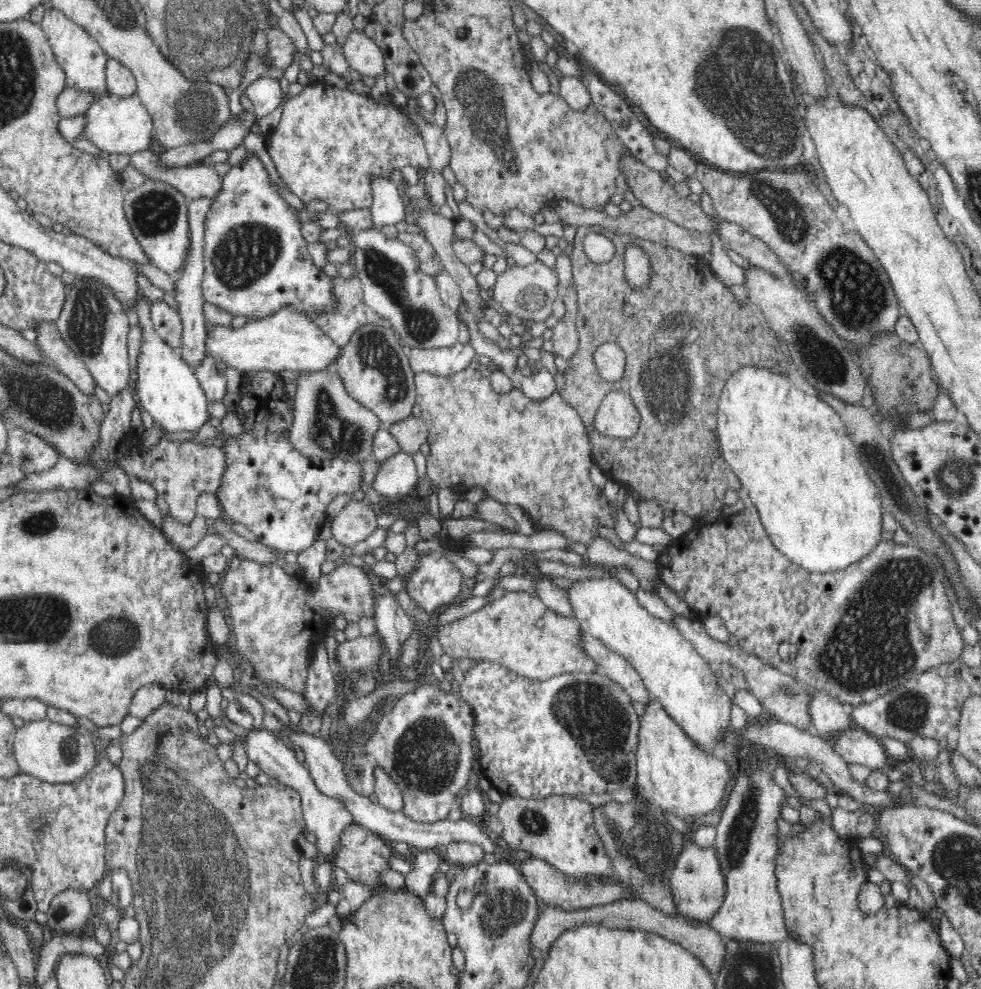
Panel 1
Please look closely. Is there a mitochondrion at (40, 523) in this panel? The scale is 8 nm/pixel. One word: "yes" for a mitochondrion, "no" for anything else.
yes

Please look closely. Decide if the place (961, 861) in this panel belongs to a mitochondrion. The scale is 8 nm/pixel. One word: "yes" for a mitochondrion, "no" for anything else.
yes

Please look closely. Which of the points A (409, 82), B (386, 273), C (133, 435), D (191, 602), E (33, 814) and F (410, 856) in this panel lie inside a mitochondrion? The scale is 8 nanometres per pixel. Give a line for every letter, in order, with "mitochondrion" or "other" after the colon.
A: other
B: mitochondrion
C: other
D: other
E: mitochondrion
F: other

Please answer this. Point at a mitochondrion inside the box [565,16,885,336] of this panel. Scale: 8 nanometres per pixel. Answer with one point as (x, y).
(736, 77)

